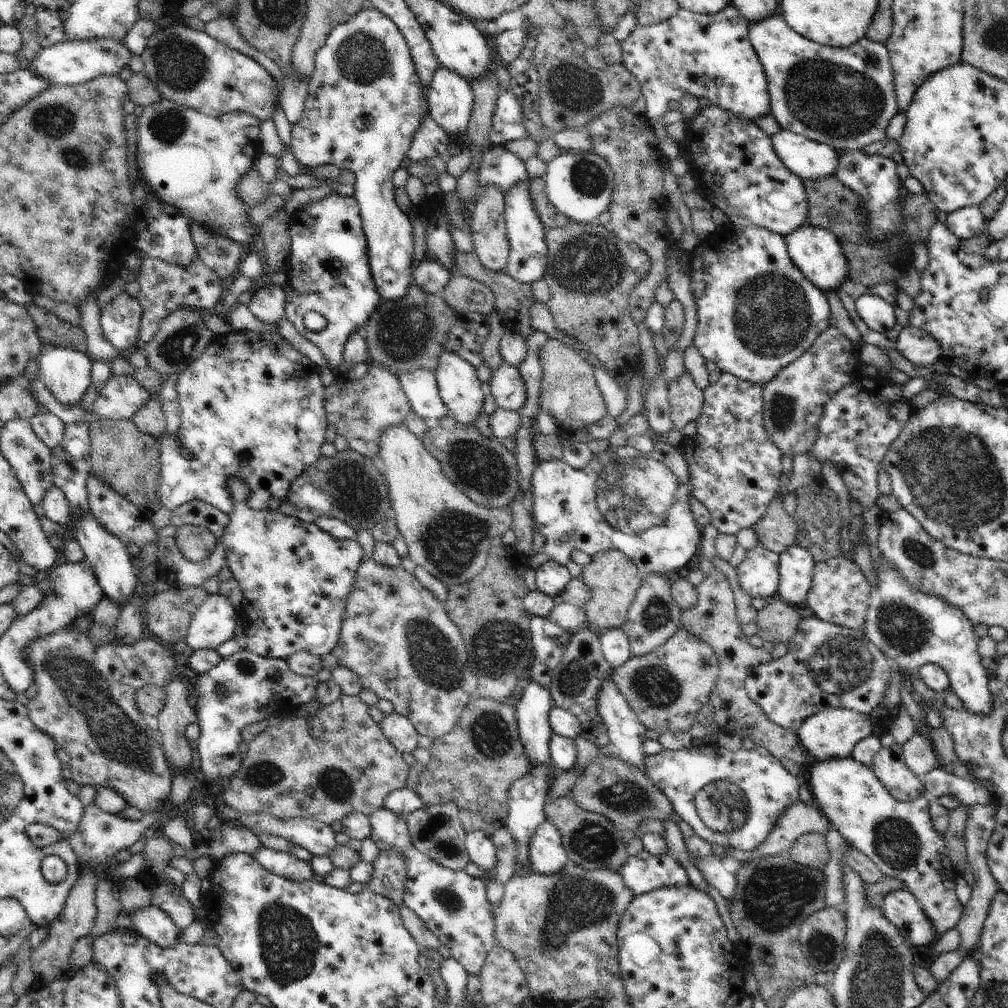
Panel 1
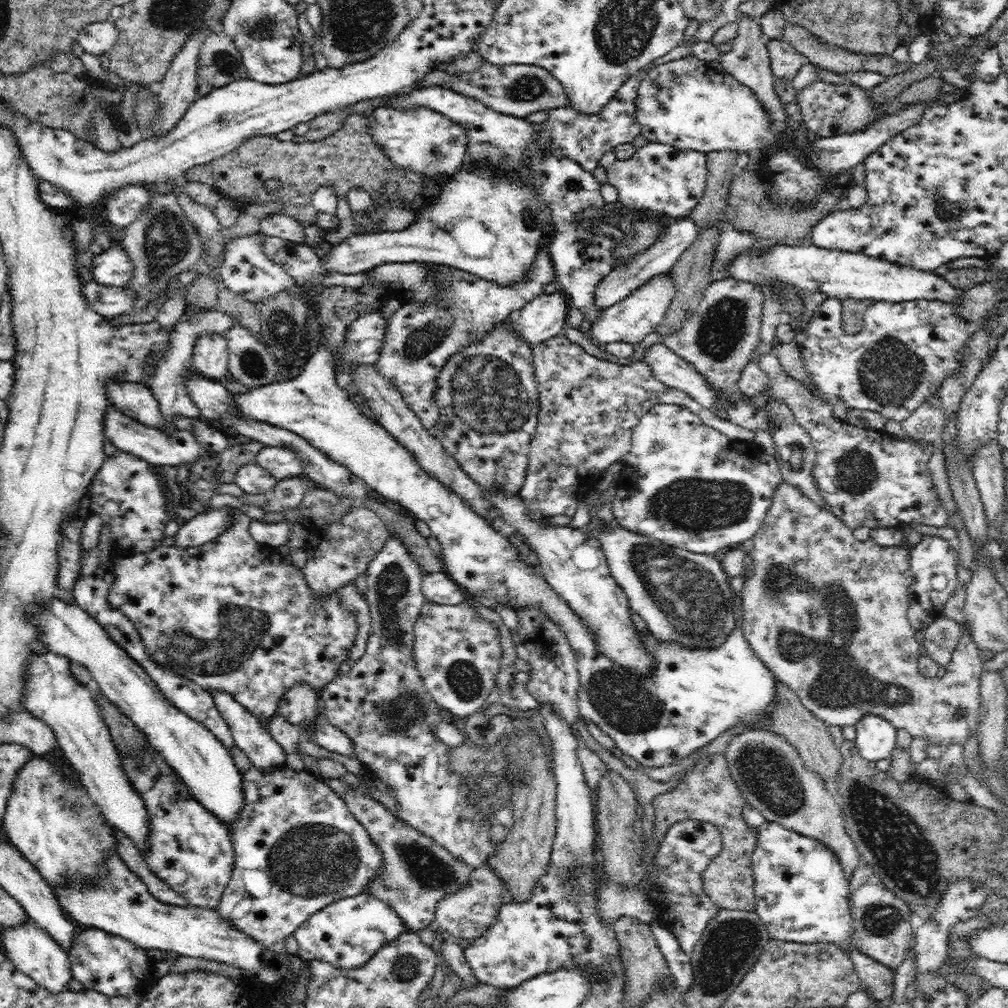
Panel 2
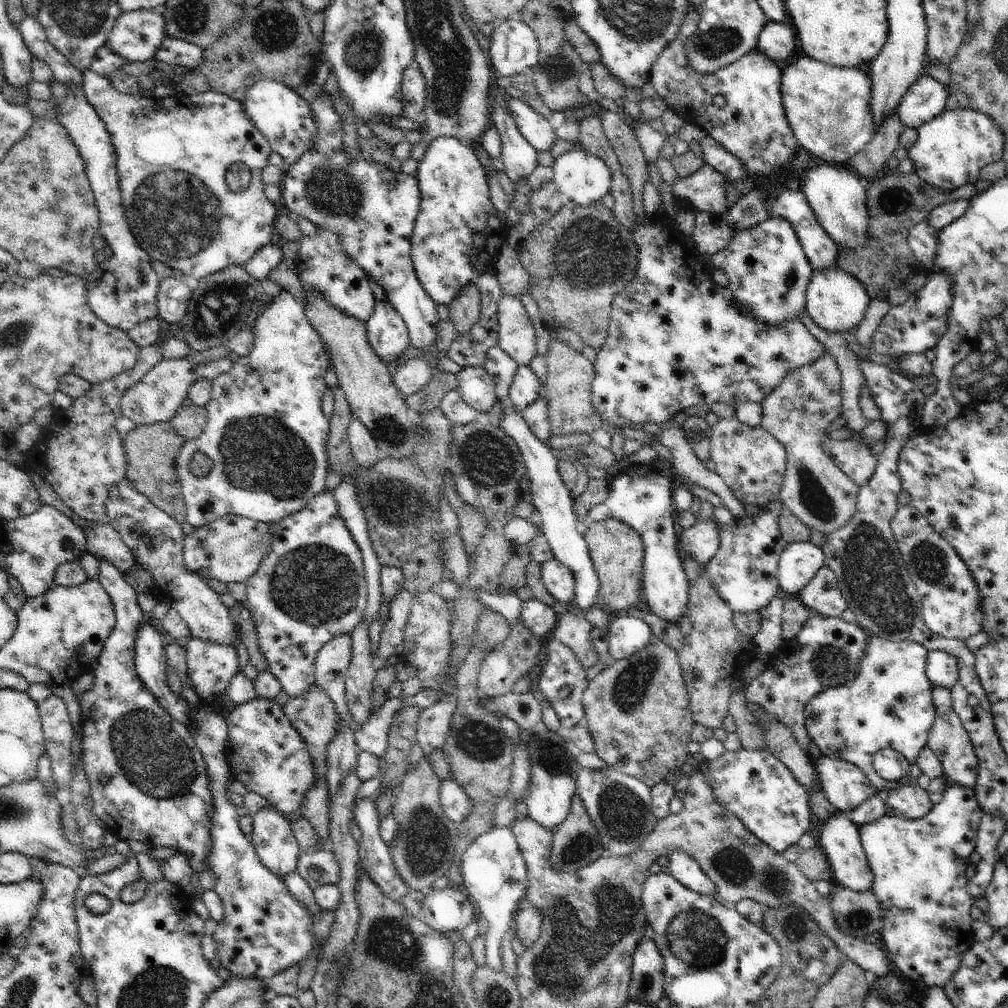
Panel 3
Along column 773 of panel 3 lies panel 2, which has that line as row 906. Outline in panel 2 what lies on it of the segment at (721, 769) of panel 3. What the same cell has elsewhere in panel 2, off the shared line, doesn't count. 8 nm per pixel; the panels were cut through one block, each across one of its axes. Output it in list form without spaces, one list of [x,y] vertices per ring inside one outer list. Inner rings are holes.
[[[765,821],[757,827],[757,834],[756,850],[754,850],[751,858],[755,913],[758,914],[760,920],[765,924],[771,938],[804,944],[814,944],[817,942],[838,943],[838,946],[850,953],[861,985],[872,996],[872,999],[878,1001],[889,1000],[894,991],[893,975],[895,970],[866,956],[856,946],[854,946],[854,950],[851,950],[853,924],[851,910],[849,910],[850,881],[846,879],[837,855],[828,846],[821,844],[814,838],[798,834],[796,831],[790,830],[777,822]]]

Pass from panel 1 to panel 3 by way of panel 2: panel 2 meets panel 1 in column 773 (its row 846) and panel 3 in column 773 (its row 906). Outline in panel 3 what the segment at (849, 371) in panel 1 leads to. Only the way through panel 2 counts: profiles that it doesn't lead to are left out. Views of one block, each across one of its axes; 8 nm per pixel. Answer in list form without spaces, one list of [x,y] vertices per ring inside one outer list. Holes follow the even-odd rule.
[[[825,352],[811,365],[792,371],[761,404],[761,427],[784,444],[788,451],[779,499],[783,502],[784,508],[797,516],[806,526],[812,530],[818,529],[825,535],[831,535],[852,520],[856,514],[857,498],[861,489],[830,460],[821,447],[821,442],[828,437],[825,434],[826,428],[841,414],[841,400],[841,372],[833,356]]]

